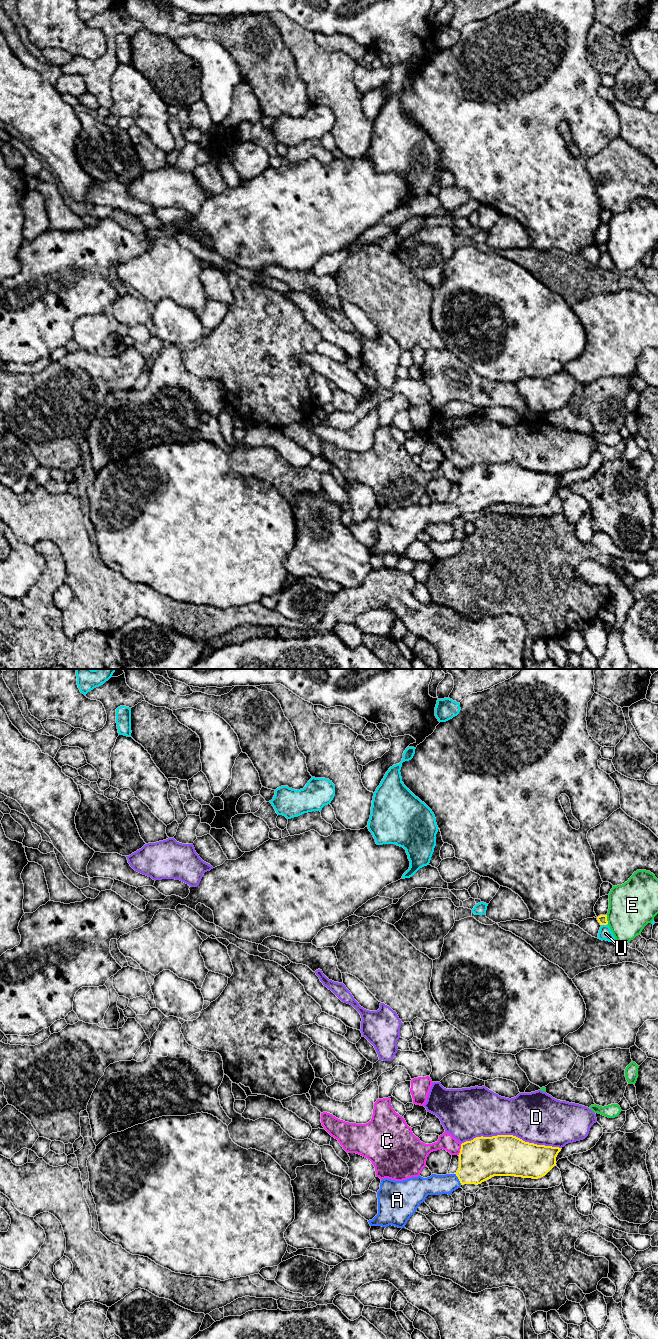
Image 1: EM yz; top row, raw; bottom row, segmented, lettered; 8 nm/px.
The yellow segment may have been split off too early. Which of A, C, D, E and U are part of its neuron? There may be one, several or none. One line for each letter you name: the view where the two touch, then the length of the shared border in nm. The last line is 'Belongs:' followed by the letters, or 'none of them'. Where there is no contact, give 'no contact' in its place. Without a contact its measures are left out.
A: meets yellow in yz; contact 100 nm long
Belongs: A

